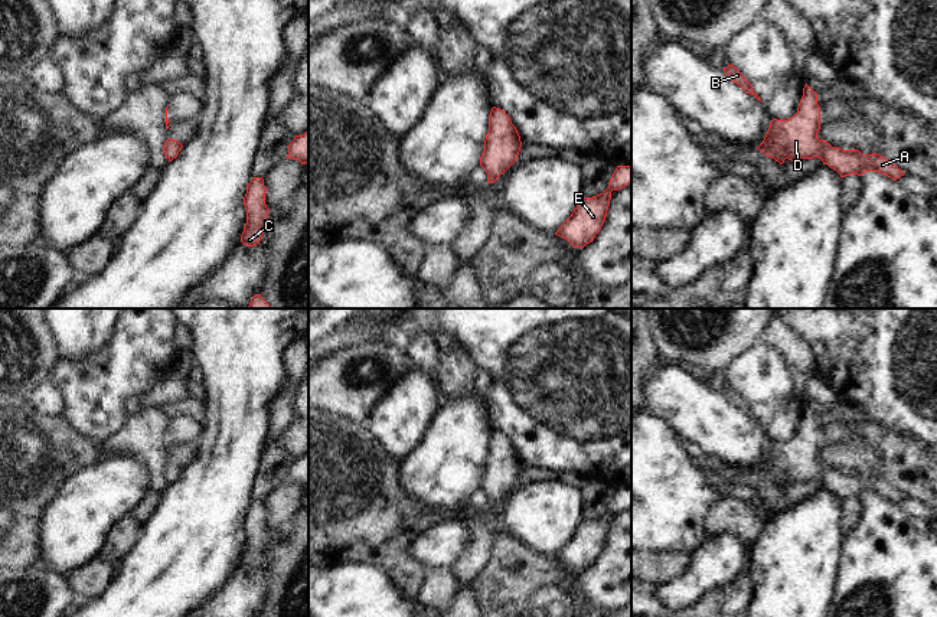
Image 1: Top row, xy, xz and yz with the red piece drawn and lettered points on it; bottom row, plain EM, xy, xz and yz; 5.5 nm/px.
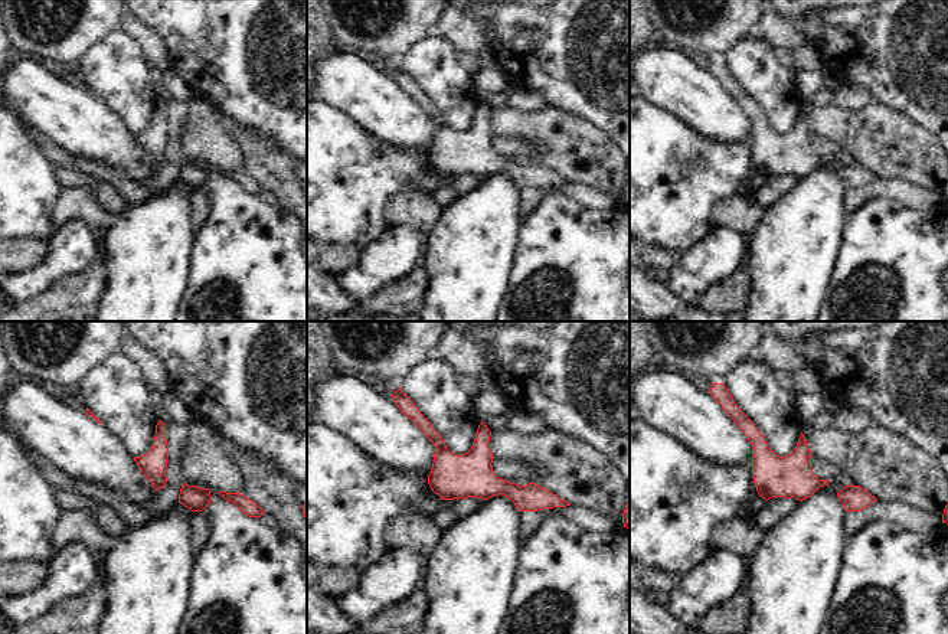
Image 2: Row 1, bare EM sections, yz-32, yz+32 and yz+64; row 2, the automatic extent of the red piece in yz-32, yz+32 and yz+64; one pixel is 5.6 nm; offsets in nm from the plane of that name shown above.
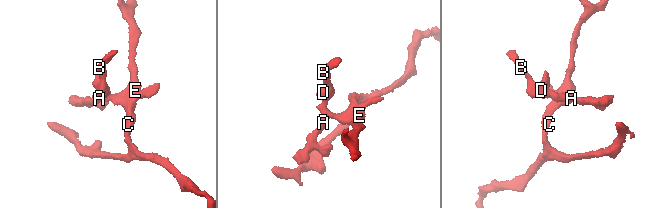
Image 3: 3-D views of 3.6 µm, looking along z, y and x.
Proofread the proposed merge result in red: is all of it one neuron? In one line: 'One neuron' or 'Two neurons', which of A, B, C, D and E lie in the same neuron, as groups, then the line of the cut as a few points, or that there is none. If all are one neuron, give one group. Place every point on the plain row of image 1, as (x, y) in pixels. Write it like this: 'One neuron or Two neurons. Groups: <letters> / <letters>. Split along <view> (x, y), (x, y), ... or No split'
One neuron. Groups: A B C D E. No split.

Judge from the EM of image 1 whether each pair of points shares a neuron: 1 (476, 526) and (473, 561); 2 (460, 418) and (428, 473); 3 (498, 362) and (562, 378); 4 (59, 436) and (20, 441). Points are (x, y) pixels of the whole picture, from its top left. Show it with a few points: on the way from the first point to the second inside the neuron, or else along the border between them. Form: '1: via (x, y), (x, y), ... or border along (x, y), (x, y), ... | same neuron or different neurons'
1: via (476, 535), (476, 552) | same neuron
2: via (459, 431), (454, 447), (441, 460) | same neuron
3: via (513, 362), (547, 362) | same neuron
4: via (49, 441), (30, 441) | same neuron

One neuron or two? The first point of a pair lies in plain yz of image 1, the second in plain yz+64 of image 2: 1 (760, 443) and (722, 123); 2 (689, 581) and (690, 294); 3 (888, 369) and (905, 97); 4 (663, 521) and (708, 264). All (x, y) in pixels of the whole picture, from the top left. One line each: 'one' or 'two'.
1: one
2: one
3: one
4: two

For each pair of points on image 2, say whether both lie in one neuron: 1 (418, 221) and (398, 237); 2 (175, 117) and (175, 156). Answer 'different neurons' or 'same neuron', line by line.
1: different neurons
2: same neuron

